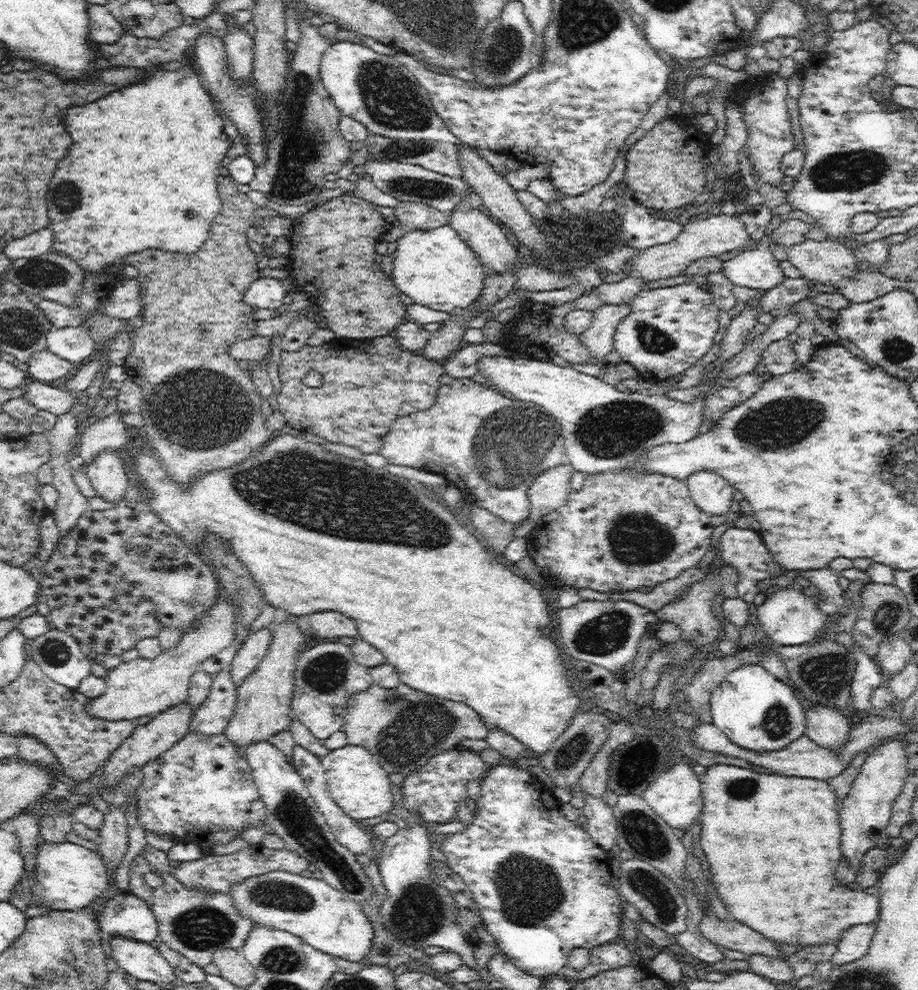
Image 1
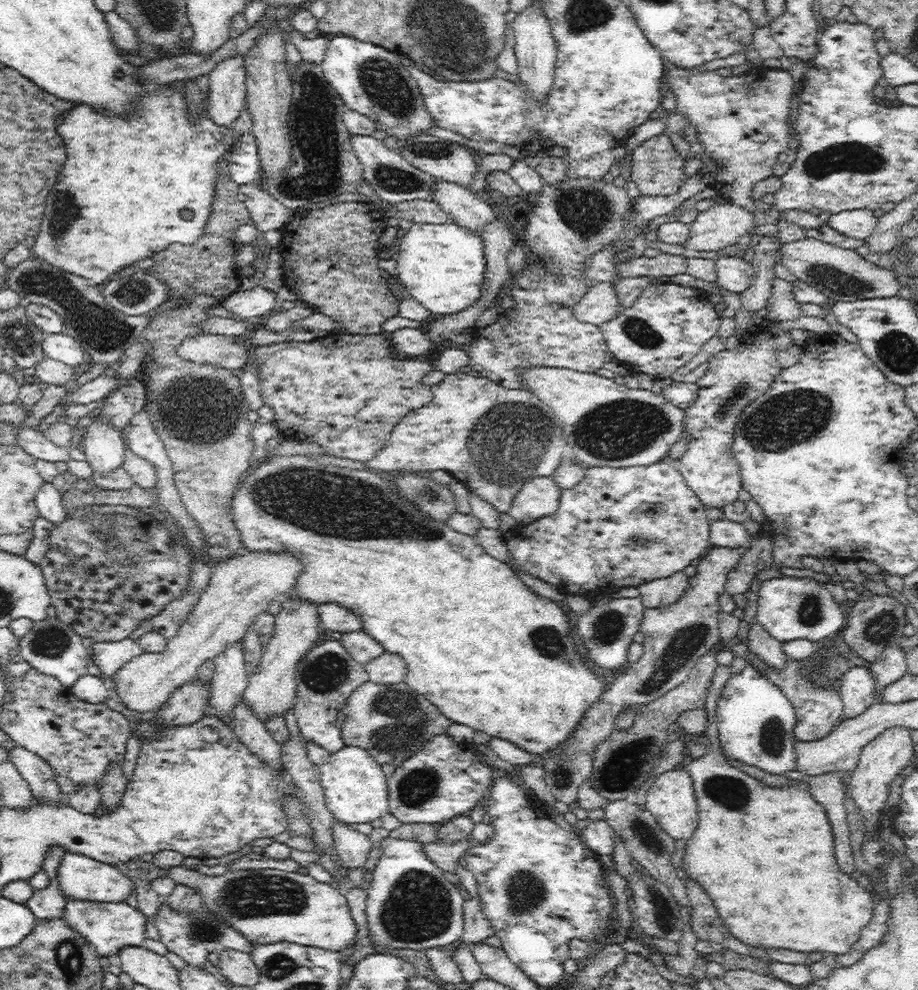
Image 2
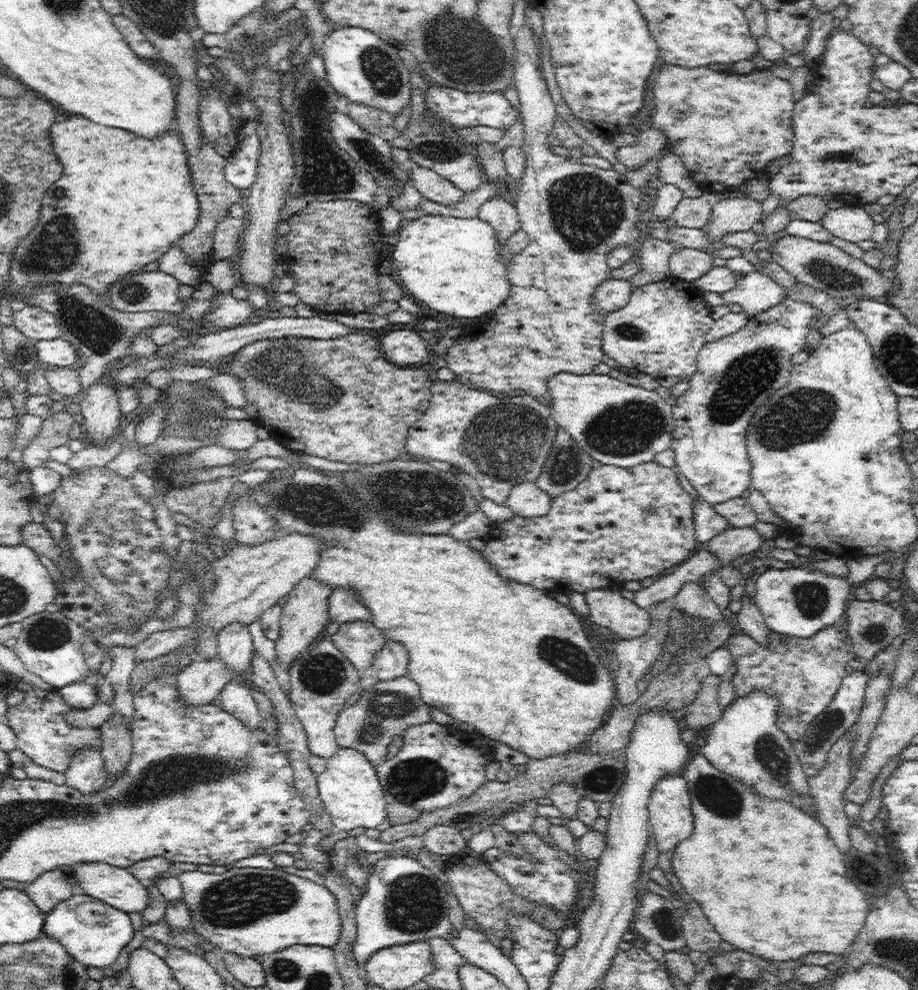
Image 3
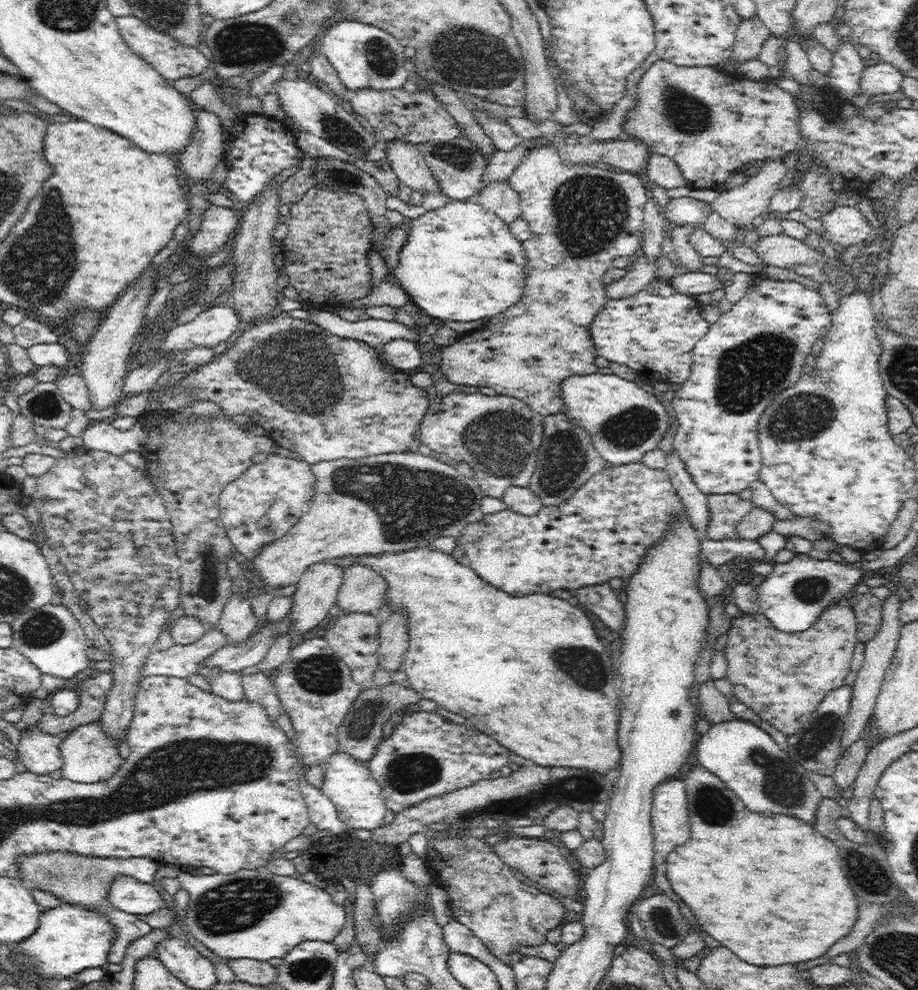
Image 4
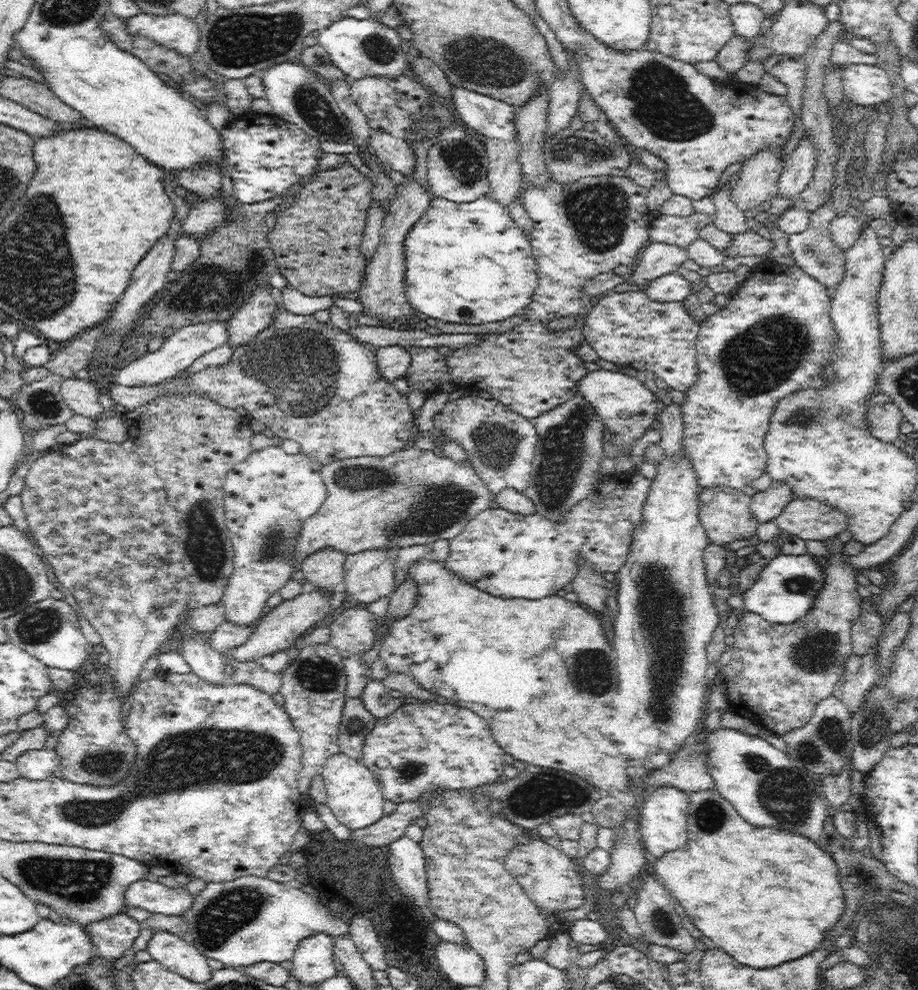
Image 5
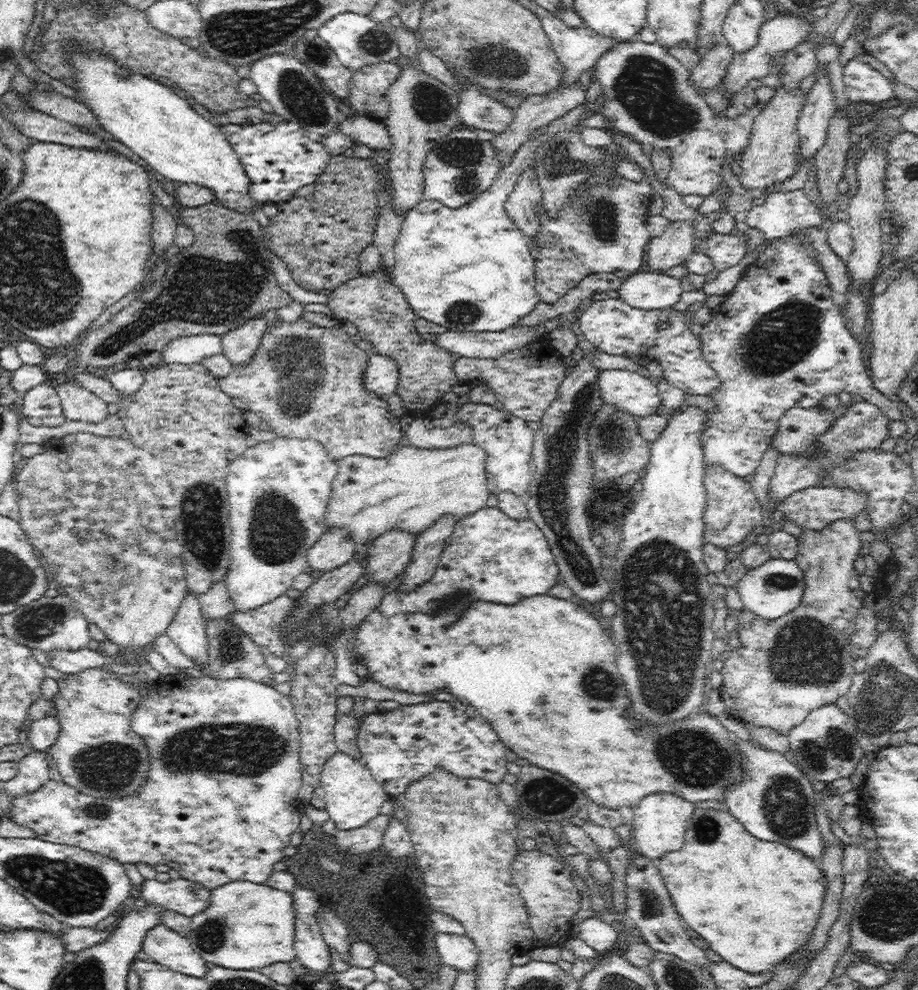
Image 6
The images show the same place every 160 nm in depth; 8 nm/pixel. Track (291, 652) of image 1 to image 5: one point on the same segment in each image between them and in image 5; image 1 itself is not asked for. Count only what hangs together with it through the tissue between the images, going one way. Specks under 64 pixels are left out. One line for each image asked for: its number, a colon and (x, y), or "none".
2: (271, 691)
3: (305, 614)
4: (316, 592)
5: (324, 569)

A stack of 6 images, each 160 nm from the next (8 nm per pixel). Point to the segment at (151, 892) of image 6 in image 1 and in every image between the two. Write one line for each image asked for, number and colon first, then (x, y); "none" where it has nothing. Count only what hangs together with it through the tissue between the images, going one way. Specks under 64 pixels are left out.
1: (67, 876)
2: (81, 878)
3: (119, 888)
4: (129, 894)
5: (154, 897)

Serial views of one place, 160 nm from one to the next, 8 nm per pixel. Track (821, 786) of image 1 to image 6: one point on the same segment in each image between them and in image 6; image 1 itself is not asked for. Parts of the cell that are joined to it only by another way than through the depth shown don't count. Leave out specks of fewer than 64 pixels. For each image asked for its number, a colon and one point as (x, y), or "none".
2: (780, 895)
3: (766, 875)
4: (770, 888)
5: (765, 896)
6: (756, 903)

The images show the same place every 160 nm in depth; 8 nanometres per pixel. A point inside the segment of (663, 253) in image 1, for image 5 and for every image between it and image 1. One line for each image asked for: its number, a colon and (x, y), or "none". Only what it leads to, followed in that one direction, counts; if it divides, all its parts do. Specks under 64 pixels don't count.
2: (717, 228)
3: (735, 214)
4: (740, 205)
5: (759, 176)

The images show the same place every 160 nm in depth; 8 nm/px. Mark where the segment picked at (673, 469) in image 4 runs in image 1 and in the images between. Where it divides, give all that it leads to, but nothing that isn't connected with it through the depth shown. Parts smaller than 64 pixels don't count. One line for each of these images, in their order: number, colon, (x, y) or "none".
1: (745, 550)
2: (723, 532)
3: (707, 522)

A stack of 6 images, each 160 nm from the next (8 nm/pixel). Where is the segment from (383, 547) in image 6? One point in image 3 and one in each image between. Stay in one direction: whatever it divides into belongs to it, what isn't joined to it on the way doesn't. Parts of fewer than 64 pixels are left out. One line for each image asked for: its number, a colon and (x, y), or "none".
3: (344, 605)
4: (363, 590)
5: (368, 576)

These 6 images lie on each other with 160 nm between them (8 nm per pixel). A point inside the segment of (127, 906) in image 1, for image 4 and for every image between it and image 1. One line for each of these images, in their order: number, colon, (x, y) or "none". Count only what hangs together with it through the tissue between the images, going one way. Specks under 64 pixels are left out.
2: (110, 926)
3: (93, 932)
4: (69, 938)

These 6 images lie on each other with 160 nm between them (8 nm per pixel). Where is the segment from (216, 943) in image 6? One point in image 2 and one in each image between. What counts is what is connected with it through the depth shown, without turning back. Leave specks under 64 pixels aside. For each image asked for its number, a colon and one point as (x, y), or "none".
2: (265, 905)
3: (248, 911)
4: (258, 914)
5: (249, 919)

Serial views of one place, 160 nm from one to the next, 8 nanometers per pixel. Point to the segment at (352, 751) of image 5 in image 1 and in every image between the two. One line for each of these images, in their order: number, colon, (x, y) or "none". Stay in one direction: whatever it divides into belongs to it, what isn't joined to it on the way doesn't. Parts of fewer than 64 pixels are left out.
1: (402, 728)
2: (390, 721)
3: (383, 713)
4: (360, 733)

